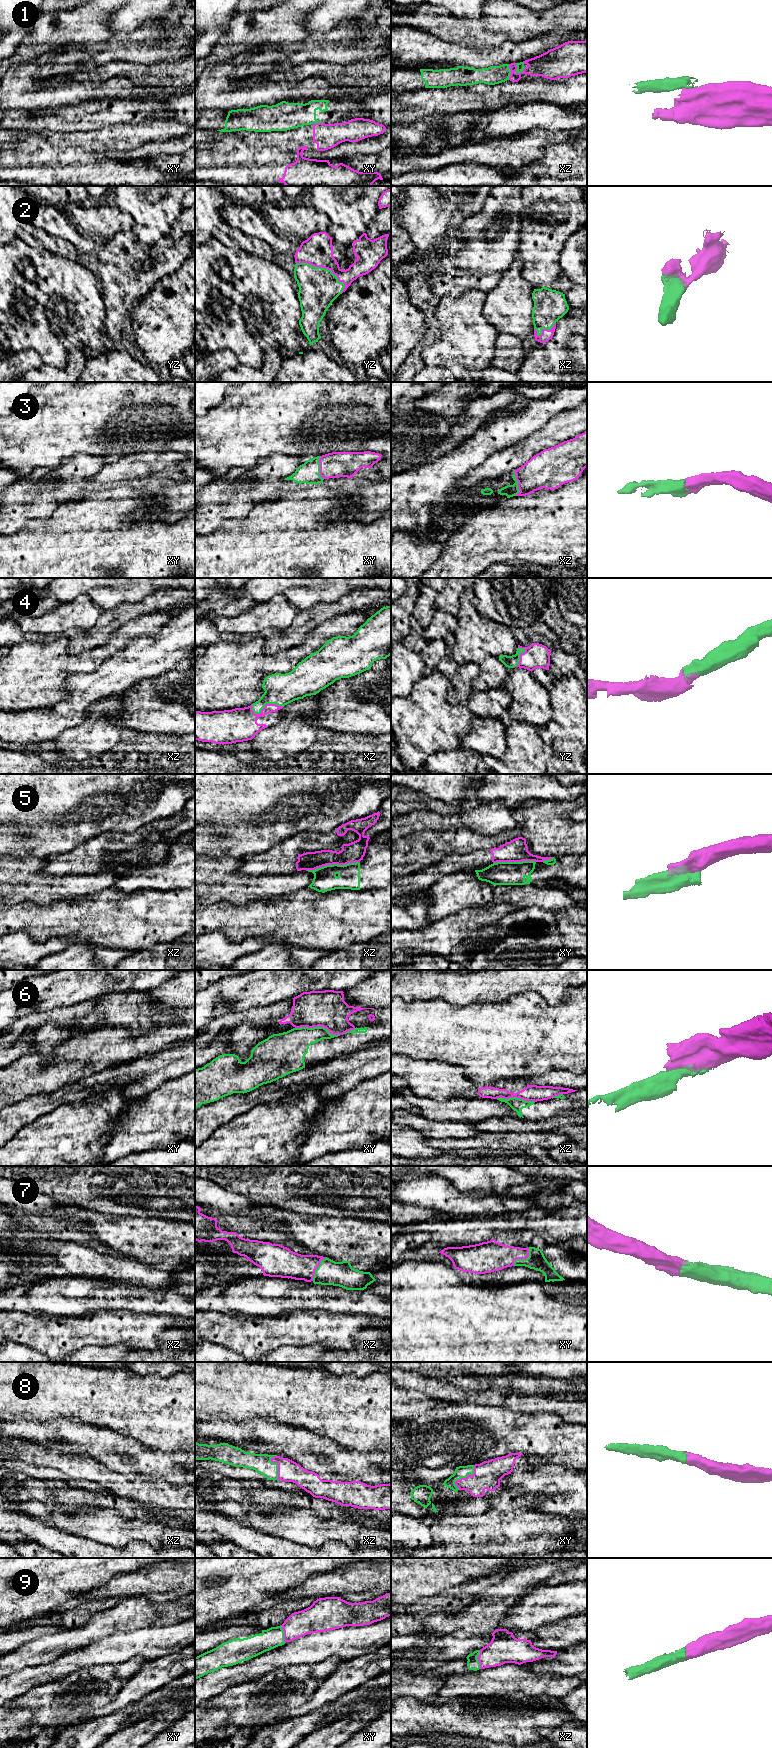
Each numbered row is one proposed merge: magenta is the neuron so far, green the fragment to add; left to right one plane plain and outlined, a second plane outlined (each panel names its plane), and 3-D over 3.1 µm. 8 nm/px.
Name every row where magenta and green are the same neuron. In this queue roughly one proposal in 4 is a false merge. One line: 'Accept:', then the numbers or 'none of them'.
Accept: 2, 3, 4, 7, 8, 9

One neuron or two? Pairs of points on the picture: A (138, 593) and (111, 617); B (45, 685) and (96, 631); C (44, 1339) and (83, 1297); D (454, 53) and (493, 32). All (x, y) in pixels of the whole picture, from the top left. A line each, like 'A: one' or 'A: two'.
A: two
B: two
C: two
D: two

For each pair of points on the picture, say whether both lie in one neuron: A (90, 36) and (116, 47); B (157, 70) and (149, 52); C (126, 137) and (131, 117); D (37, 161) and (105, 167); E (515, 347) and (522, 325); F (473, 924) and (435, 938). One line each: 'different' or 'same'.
A: same
B: different
C: different
D: same
E: different
F: same

